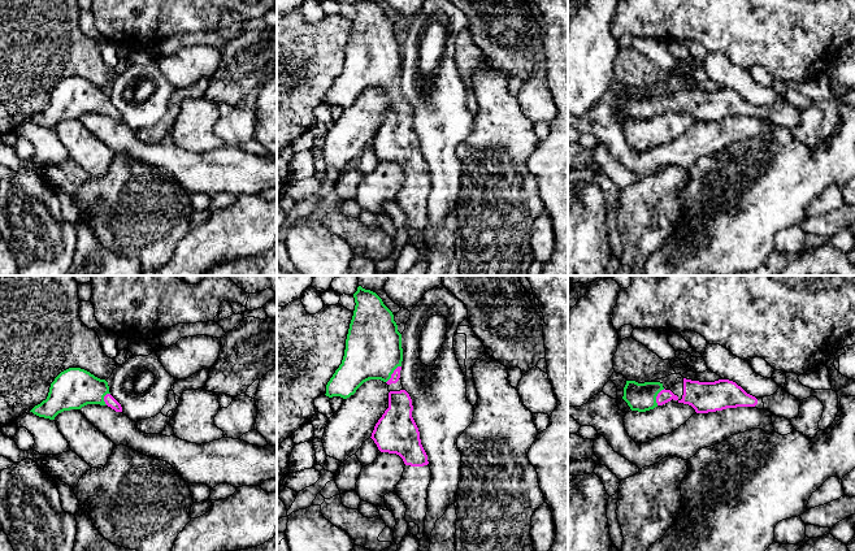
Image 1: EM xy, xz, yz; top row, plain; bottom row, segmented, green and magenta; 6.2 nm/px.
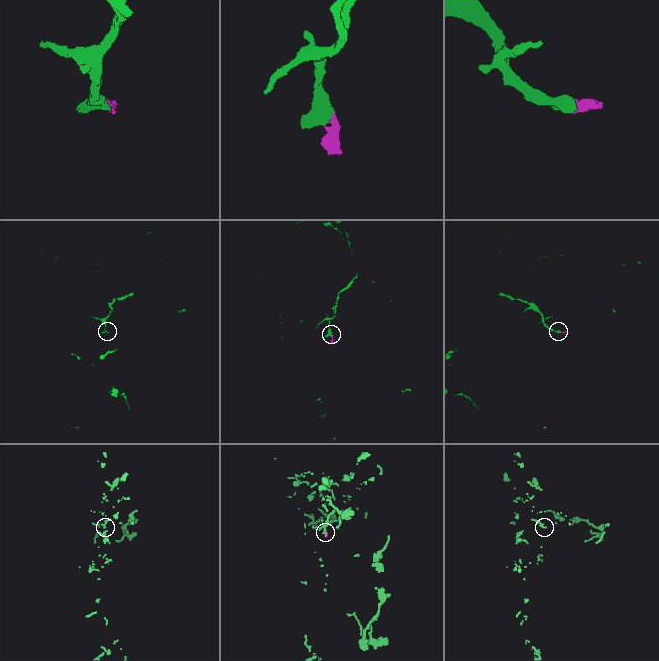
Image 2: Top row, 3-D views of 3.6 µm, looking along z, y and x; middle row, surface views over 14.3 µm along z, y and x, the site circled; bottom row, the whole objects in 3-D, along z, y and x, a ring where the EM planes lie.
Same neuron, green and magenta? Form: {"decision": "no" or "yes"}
{"decision": "yes"}

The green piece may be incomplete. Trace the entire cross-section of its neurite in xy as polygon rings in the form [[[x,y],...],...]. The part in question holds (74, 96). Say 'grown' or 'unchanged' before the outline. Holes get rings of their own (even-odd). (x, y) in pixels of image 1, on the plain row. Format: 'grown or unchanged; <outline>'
grown; [[[69,77],[51,92],[47,108],[30,121],[55,129],[64,120],[81,118],[87,113],[108,114],[116,121],[122,121],[121,113],[110,104],[105,88],[81,77]]]

